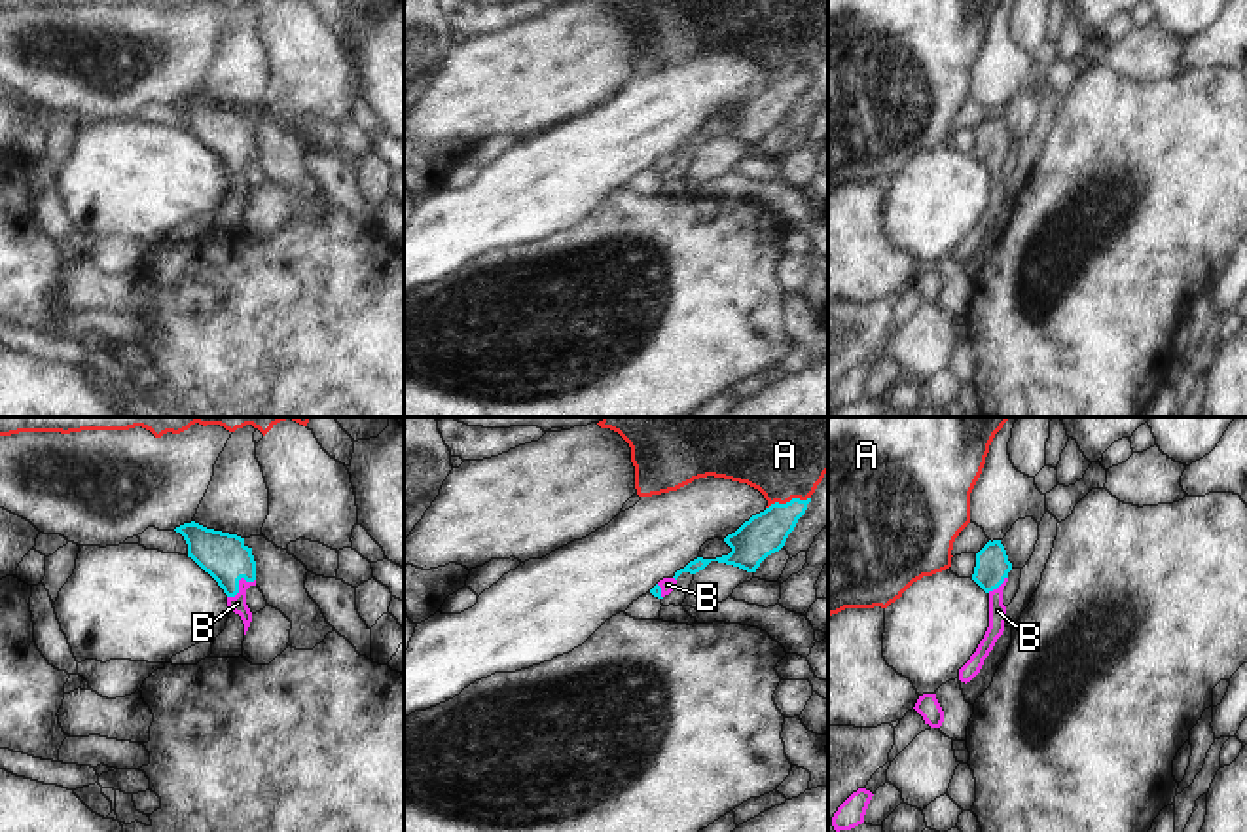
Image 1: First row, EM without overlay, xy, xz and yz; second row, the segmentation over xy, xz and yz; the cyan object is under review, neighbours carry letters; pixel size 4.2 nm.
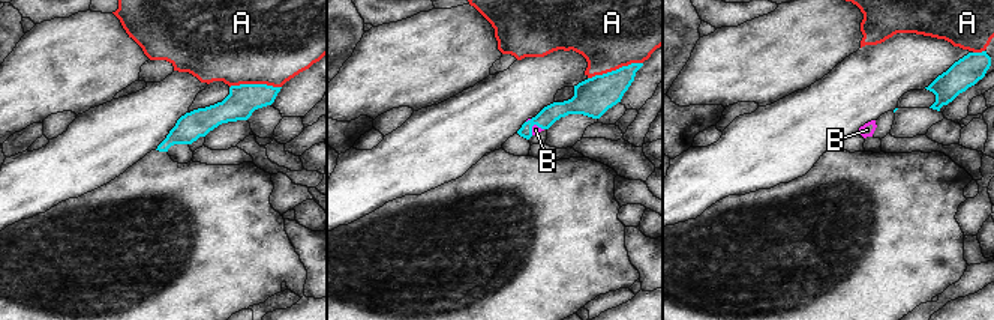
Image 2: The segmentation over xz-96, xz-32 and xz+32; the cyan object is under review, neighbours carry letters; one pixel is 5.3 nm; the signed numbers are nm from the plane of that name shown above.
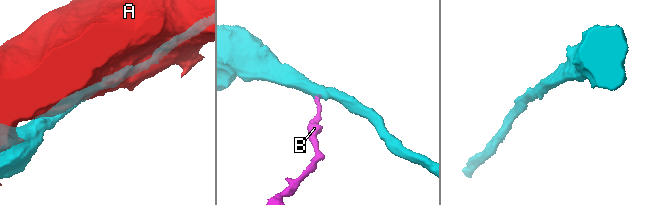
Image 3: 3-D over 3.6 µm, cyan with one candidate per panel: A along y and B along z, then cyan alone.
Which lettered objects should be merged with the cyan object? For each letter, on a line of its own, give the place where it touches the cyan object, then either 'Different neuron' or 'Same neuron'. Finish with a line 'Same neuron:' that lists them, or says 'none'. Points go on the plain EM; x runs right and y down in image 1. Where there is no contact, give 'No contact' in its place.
A: Touches cyan at xz (787, 78). Different neuron
B: Touches cyan at xy (237, 160). Same neuron
Same neuron: B

